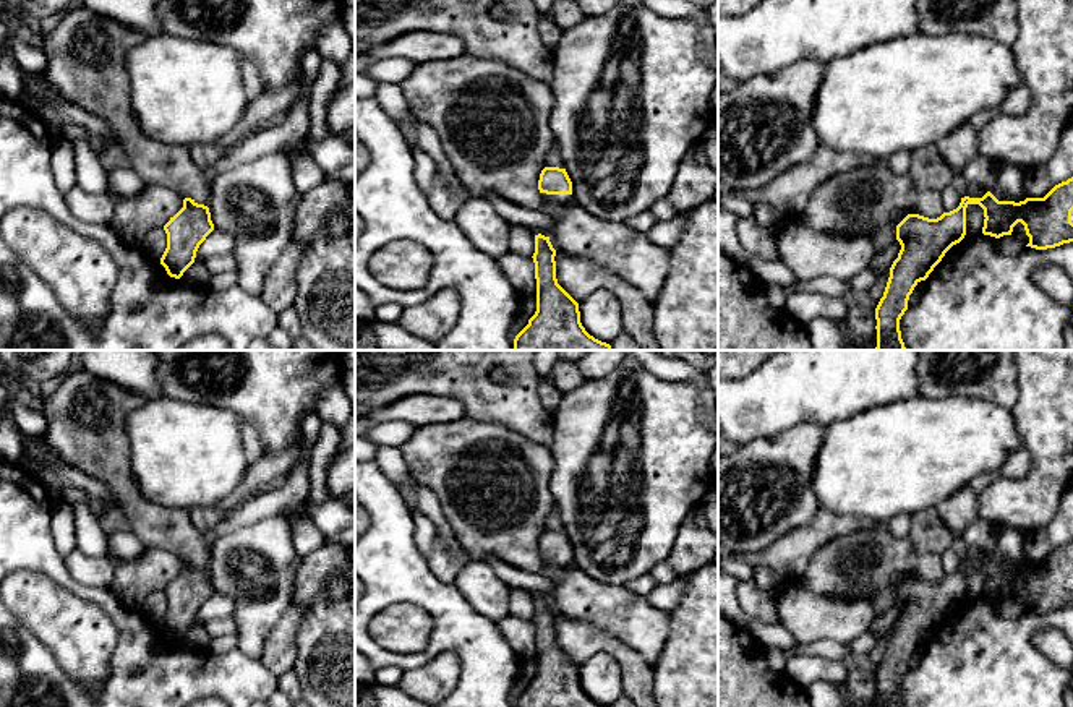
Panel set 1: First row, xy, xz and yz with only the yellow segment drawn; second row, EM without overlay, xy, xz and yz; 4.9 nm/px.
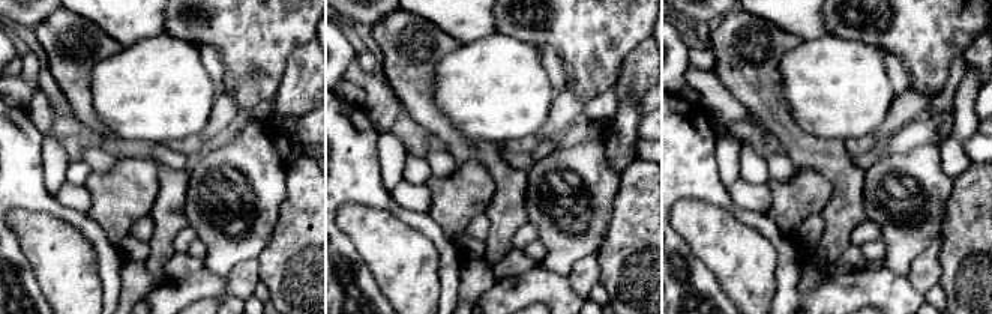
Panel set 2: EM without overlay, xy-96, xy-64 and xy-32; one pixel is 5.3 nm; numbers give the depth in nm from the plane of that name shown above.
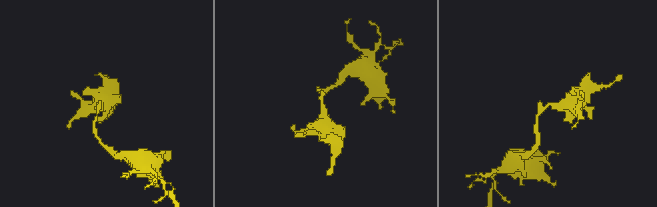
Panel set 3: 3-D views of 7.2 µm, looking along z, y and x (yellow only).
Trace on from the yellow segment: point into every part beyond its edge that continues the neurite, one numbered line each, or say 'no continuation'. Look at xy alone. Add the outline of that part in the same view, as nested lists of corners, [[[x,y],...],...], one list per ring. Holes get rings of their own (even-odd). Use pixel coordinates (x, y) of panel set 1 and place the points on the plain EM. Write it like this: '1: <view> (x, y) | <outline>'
1: xy (86, 415) | [[[86,370],[63,378],[62,384],[45,397],[42,415],[47,422],[44,438],[52,449],[71,467],[105,485],[131,530],[141,535],[147,546],[175,555],[180,561],[191,561],[198,568],[209,568],[211,542],[190,519],[188,509],[159,508],[143,498],[131,478],[130,444],[125,431],[128,415],[146,402],[146,396],[128,391]]]

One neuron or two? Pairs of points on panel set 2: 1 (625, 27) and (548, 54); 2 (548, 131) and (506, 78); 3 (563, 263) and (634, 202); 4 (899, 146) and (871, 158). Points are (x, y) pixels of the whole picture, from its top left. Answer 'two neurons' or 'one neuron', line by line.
1: two neurons
2: two neurons
3: two neurons
4: one neuron

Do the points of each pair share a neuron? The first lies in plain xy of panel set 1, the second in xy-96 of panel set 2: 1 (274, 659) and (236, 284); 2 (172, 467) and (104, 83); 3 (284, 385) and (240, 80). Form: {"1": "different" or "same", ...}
{"1": "same", "2": "same", "3": "same"}

